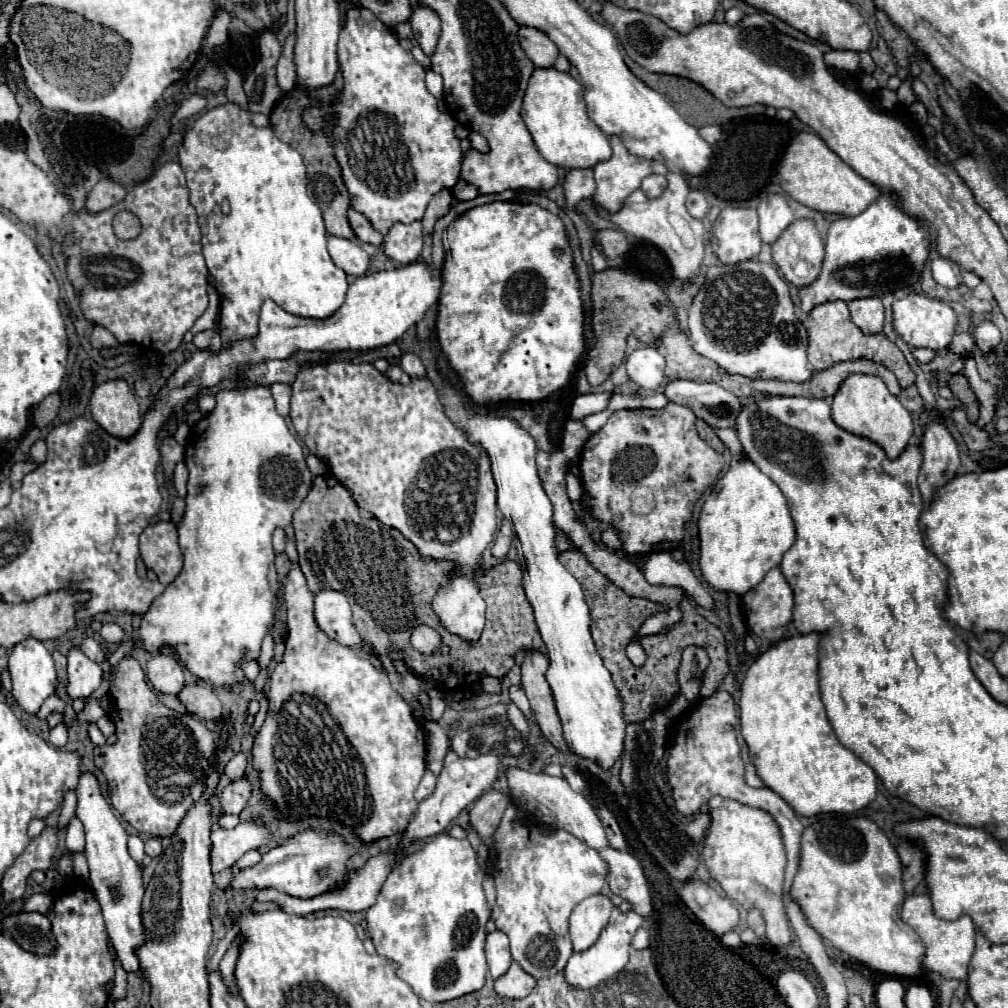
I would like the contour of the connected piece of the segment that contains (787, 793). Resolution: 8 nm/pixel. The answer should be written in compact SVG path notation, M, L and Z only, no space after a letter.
M819 633L795 635L779 641L761 653L755 663L749 667L741 683L741 735L749 745L751 761L757 767L757 775L767 787L773 787L801 817L817 813L855 813L867 807L877 797L877 775L863 763L855 753L843 747L827 719L825 705L819 693L819 675L817 675L817 647Z

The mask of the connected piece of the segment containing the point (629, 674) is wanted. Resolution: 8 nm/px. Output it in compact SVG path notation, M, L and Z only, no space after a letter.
M565 551L561 553L561 563L565 565L565 569L577 577L577 581L583 587L587 605L591 609L591 631L593 631L593 639L595 639L595 647L603 659L603 665L609 669L615 687L619 689L621 701L623 701L623 719L625 723L641 723L645 721L653 711L663 711L669 701L675 697L675 693L679 691L677 685L677 667L681 661L681 653L685 647L689 645L699 645L705 647L709 657L711 657L711 665L705 671L703 677L703 685L701 685L701 697L709 697L723 681L725 673L729 671L729 663L727 663L727 647L725 647L725 637L721 633L719 627L715 627L713 623L709 623L703 615L699 615L693 607L693 603L685 597L681 601L681 621L675 623L675 627L671 627L667 633L657 633L657 635L647 635L641 637L643 649L647 653L647 661L643 663L643 667L635 667L627 655L625 655L625 647L629 643L629 639L633 635L637 635L637 629L641 627L641 623L655 615L665 611L667 607L661 603L653 603L647 599L639 599L639 597L631 597L627 595L623 589L619 589L615 583L611 583L603 573L599 573L581 551Z

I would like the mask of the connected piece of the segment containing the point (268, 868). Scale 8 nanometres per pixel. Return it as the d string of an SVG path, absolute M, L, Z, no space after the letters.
M303 831L289 841L281 843L279 847L271 849L263 855L261 863L235 871L229 887L239 889L279 889L293 897L313 897L321 895L335 887L337 881L341 881L349 871L345 869L345 861L355 853L355 849L347 843L343 843L337 835L327 835L319 831Z

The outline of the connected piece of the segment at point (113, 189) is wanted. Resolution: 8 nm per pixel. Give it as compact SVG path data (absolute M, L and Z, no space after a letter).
M101 179L87 195L87 201L85 201L85 207L87 211L91 213L97 213L97 211L103 211L103 209L109 209L113 207L115 203L119 203L121 199L125 197L125 189L111 181L111 179Z

